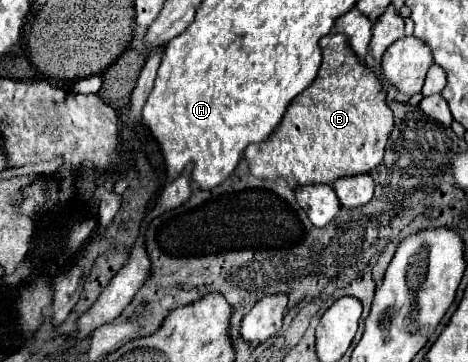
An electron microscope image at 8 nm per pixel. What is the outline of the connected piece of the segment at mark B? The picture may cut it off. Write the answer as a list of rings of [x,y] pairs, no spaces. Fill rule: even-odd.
[[[330,33],[320,39],[322,65],[320,75],[306,87],[286,109],[280,125],[264,143],[252,143],[244,151],[250,173],[262,181],[294,179],[296,185],[332,185],[336,179],[370,173],[382,163],[386,141],[392,131],[392,111],[386,105],[386,93],[376,75],[348,49],[346,37],[340,33]]]

